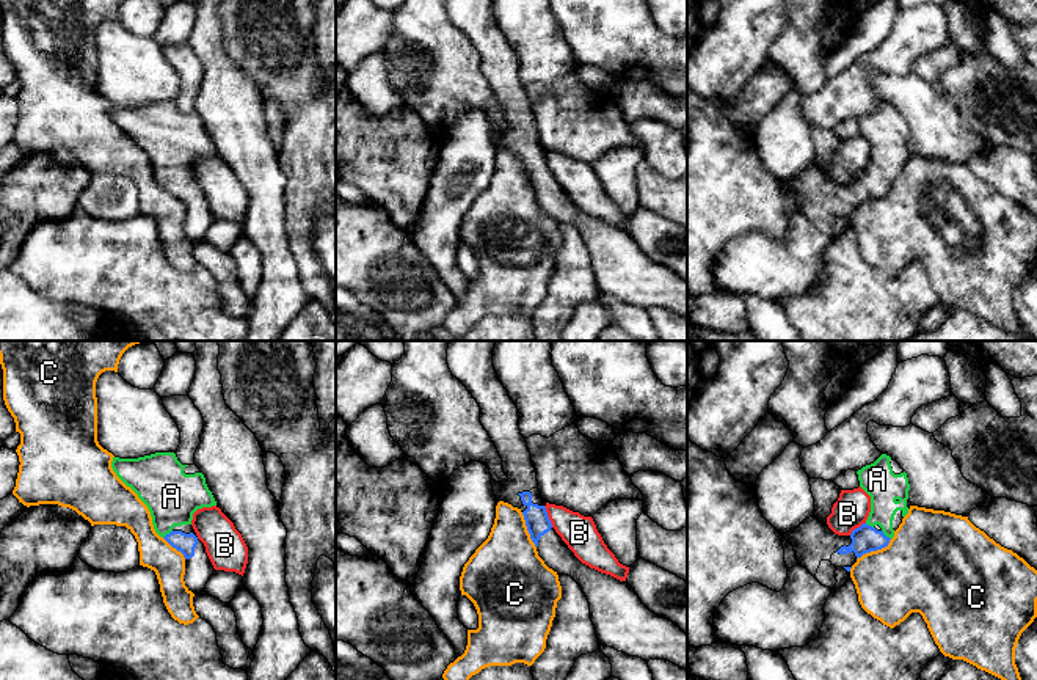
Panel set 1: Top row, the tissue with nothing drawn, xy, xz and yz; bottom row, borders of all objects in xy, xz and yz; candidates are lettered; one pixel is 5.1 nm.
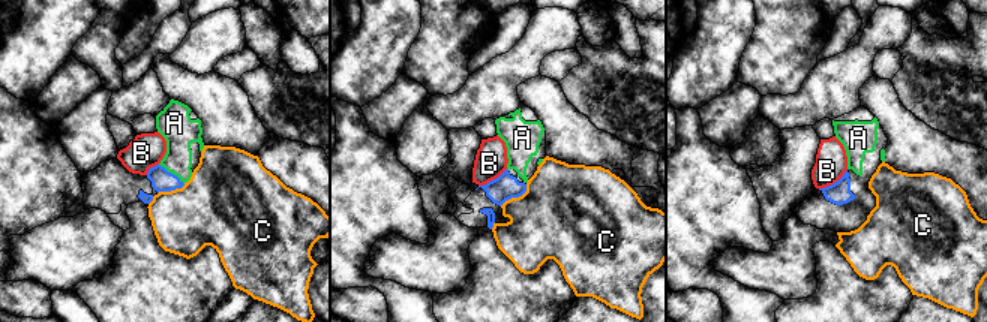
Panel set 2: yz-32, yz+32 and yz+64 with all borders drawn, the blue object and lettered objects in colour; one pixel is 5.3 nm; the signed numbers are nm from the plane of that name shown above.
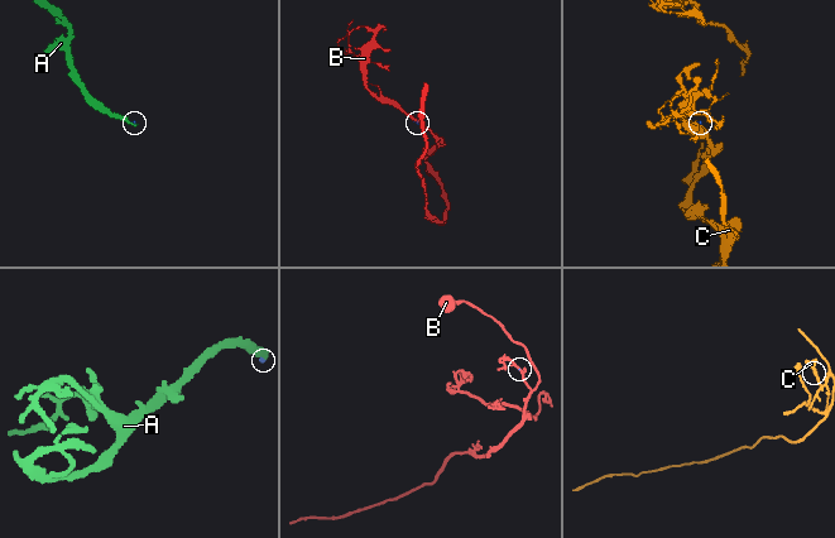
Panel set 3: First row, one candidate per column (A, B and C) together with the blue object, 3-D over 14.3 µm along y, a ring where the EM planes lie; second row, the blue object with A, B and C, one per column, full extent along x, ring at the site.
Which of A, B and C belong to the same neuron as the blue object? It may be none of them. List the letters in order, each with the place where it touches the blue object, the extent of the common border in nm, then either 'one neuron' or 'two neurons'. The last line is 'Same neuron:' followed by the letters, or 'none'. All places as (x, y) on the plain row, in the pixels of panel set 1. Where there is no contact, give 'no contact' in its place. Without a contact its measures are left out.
A: yz (884, 182) | 70 nm | one neuron
B: xz (548, 165) | 120 nm | two neurons
C: yz (874, 198) | 220 nm | two neurons
Same neuron: A

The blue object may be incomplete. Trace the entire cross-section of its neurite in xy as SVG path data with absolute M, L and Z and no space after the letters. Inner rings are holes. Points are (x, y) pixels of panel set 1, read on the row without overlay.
M174 101L113 105L111 116L147 154L155 181L184 203L188 239L202 240L215 217L191 168L198 157L216 154L216 149L201 118L182 113Z

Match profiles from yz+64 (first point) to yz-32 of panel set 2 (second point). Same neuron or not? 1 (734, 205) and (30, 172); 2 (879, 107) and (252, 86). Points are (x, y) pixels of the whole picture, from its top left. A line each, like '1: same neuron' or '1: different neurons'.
1: same neuron
2: different neurons

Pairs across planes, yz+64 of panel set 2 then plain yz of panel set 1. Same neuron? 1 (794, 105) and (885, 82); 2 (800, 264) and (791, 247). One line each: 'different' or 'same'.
1: different
2: same

